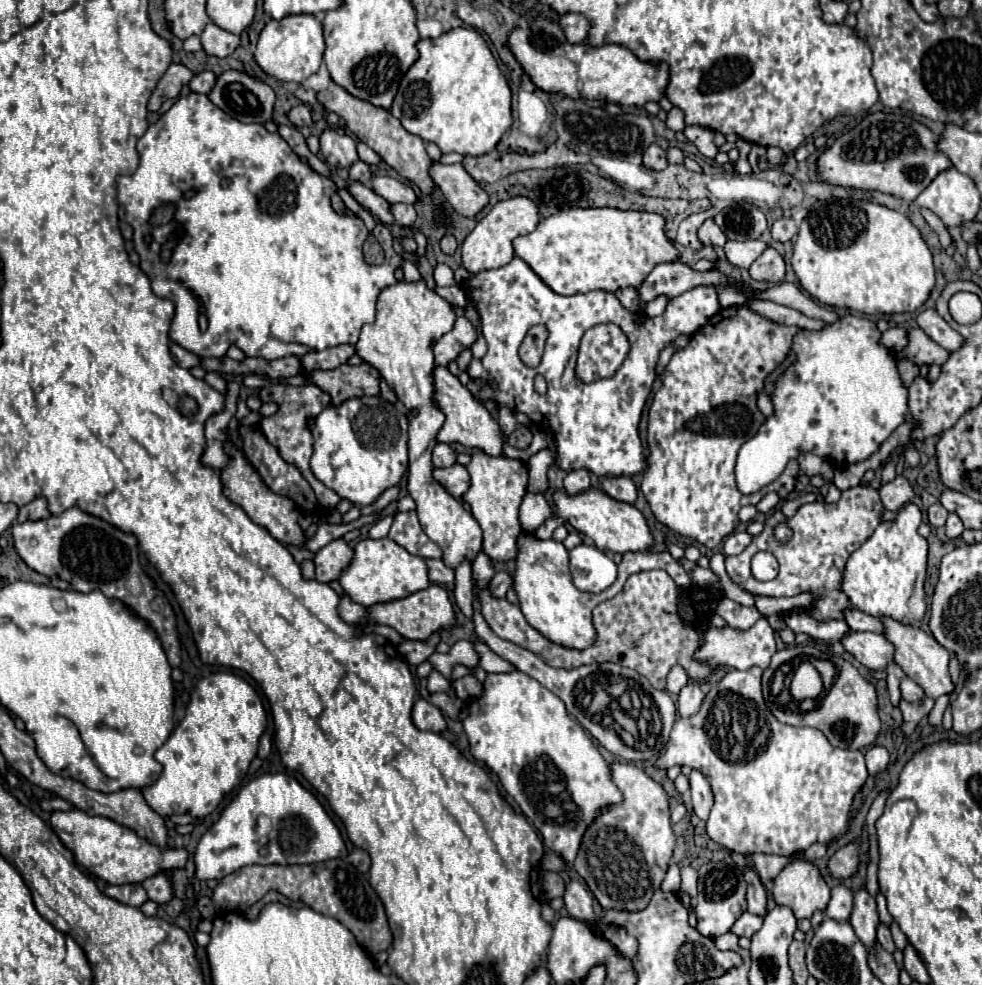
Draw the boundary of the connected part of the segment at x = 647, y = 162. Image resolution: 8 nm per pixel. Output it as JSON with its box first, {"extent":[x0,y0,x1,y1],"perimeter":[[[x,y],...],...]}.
{"extent":[643,145,667,171],"perimeter":[[[649,145],[647,151],[643,153],[643,165],[653,171],[663,171],[667,167],[665,149],[661,149],[659,145]]]}

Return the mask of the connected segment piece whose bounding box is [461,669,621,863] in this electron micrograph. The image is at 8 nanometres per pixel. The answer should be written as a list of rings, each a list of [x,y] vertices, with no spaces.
[[[519,669],[511,673],[487,673],[483,695],[467,703],[467,717],[461,723],[469,739],[469,753],[499,777],[507,795],[513,797],[521,813],[541,833],[545,847],[561,855],[567,863],[573,863],[587,825],[599,815],[601,807],[619,803],[621,793],[611,781],[609,763],[601,757],[585,729],[569,717],[563,701]]]

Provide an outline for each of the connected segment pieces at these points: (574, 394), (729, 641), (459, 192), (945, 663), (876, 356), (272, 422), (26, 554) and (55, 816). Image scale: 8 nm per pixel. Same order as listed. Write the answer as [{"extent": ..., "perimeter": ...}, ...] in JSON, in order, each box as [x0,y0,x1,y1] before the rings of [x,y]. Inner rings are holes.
[{"extent":[463,257,721,477],"perimeter":[[[513,257],[507,265],[503,265],[499,269],[481,271],[481,273],[473,275],[463,285],[463,291],[467,293],[467,297],[471,297],[471,301],[475,303],[475,307],[481,315],[481,329],[483,329],[483,337],[487,339],[487,353],[483,355],[481,363],[483,363],[485,371],[489,373],[489,377],[495,381],[495,387],[491,387],[485,379],[471,379],[467,383],[467,389],[471,391],[471,395],[479,403],[485,403],[487,399],[491,399],[497,405],[507,405],[509,409],[511,409],[511,399],[513,399],[513,405],[515,405],[517,413],[525,413],[531,421],[550,429],[555,435],[557,465],[563,471],[587,469],[587,471],[595,473],[597,477],[603,477],[603,475],[613,475],[613,477],[629,475],[629,477],[633,477],[633,475],[643,473],[647,469],[647,457],[645,457],[643,443],[641,443],[641,437],[639,437],[639,421],[641,421],[645,401],[651,393],[651,385],[655,381],[655,365],[657,365],[659,353],[675,337],[695,333],[699,327],[703,327],[707,323],[707,319],[711,315],[715,315],[721,309],[721,305],[717,301],[717,291],[709,285],[699,285],[699,287],[693,287],[693,289],[673,297],[669,301],[665,313],[659,315],[659,317],[647,317],[647,315],[641,315],[641,313],[633,313],[633,311],[625,309],[619,303],[615,293],[607,293],[607,291],[589,291],[585,295],[571,295],[571,297],[557,295],[519,257]],[[609,321],[617,323],[625,331],[625,335],[631,341],[631,351],[629,351],[627,359],[623,361],[621,369],[617,371],[617,375],[613,375],[611,379],[593,381],[593,383],[587,385],[587,383],[583,383],[575,377],[575,361],[577,361],[579,341],[581,341],[581,337],[587,329],[595,327],[597,323],[609,323]],[[537,323],[543,323],[547,327],[549,335],[547,335],[541,365],[537,369],[531,369],[531,367],[521,363],[521,359],[517,355],[517,349],[519,349],[527,329],[531,325],[537,325]],[[537,373],[543,375],[547,385],[549,385],[545,397],[541,397],[533,389],[533,379],[535,379]]]},{"extent":[697,617,777,669],"perimeter":[[[761,617],[747,631],[737,631],[733,627],[717,629],[717,627],[713,627],[713,625],[705,623],[705,621],[701,625],[705,625],[705,629],[703,629],[705,643],[697,651],[697,659],[709,661],[711,665],[725,665],[725,667],[733,667],[733,669],[749,669],[749,667],[757,665],[761,669],[767,669],[767,665],[771,663],[771,657],[773,657],[773,653],[777,649],[775,647],[775,631],[767,623],[767,617]]]},{"extent":[429,161,489,217],"perimeter":[[[433,161],[429,167],[429,177],[443,191],[445,199],[465,217],[475,217],[489,201],[487,193],[463,169],[461,163],[443,165]]]},{"extent":[879,617,955,699],"perimeter":[[[879,617],[883,621],[883,625],[887,625],[887,633],[885,637],[895,645],[895,663],[905,671],[905,675],[909,679],[913,679],[927,697],[937,699],[943,693],[951,693],[955,689],[951,677],[949,677],[949,651],[943,649],[935,637],[927,635],[923,629],[919,627],[911,627],[911,625],[903,625],[895,619],[889,617]]]},{"extent":[735,315,911,495],"perimeter":[[[843,315],[839,321],[829,323],[819,331],[799,329],[793,337],[793,353],[795,363],[777,377],[775,391],[771,393],[773,415],[767,417],[759,431],[739,449],[735,477],[743,495],[757,493],[761,487],[775,481],[783,473],[785,465],[805,451],[833,461],[835,467],[861,463],[881,447],[907,415],[911,415],[907,405],[907,387],[897,371],[895,355],[881,345],[877,323],[857,315]]]},{"extent":[259,383,341,511],"perimeter":[[[273,383],[271,387],[263,387],[259,391],[259,399],[261,399],[261,403],[271,403],[273,401],[279,407],[275,411],[275,415],[265,417],[259,423],[259,429],[265,435],[265,439],[273,447],[277,447],[277,451],[281,453],[281,457],[285,461],[291,461],[291,465],[299,467],[303,477],[307,477],[309,485],[313,487],[319,505],[325,511],[335,509],[335,505],[341,501],[341,497],[335,491],[331,491],[329,487],[325,487],[321,481],[317,481],[315,475],[309,469],[309,459],[311,459],[311,453],[313,453],[313,437],[311,437],[311,429],[309,429],[309,419],[315,419],[327,405],[331,405],[331,397],[313,383],[307,383],[307,385],[301,385],[301,387],[291,387],[291,385],[285,385],[285,383]]]},{"extent":[11,507,181,667],"perimeter":[[[77,507],[77,517],[67,509],[67,517],[59,519],[39,519],[15,523],[11,527],[15,539],[15,551],[19,557],[41,575],[57,575],[67,581],[75,591],[89,593],[93,589],[103,591],[109,599],[125,601],[139,617],[147,619],[151,627],[161,637],[163,649],[171,667],[181,663],[181,643],[177,637],[177,617],[167,597],[155,589],[149,575],[143,575],[139,563],[139,543],[131,533],[117,529],[115,525],[93,517]]]},{"extent":[47,809,187,885],"perimeter":[[[71,809],[67,813],[53,811],[47,825],[57,833],[61,843],[73,853],[75,863],[89,873],[95,873],[109,885],[125,885],[125,883],[141,883],[143,879],[163,871],[163,869],[179,869],[187,863],[185,849],[161,849],[155,847],[135,831],[107,819],[107,817],[91,817],[79,809]]]}]

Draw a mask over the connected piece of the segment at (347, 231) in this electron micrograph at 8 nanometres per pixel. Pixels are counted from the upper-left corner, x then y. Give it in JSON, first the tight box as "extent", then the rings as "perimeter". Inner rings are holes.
{"extent":[117,93,401,357],"perimeter":[[[189,93],[185,97],[179,97],[171,109],[167,113],[163,113],[159,117],[157,123],[149,125],[147,133],[139,139],[137,143],[137,151],[141,155],[141,163],[139,169],[129,175],[129,177],[117,177],[117,201],[119,201],[119,213],[121,219],[127,221],[133,231],[133,243],[135,243],[135,251],[141,257],[141,271],[151,279],[151,287],[153,293],[159,295],[161,299],[169,299],[175,305],[175,315],[171,319],[171,327],[169,327],[169,339],[175,341],[177,345],[185,347],[187,351],[195,353],[199,357],[223,357],[230,345],[227,345],[227,335],[231,329],[241,329],[243,337],[249,337],[257,343],[265,343],[265,341],[283,341],[283,343],[299,343],[299,345],[307,345],[309,349],[315,351],[323,351],[327,347],[335,347],[341,343],[351,343],[355,345],[361,327],[365,323],[373,321],[373,309],[375,309],[375,299],[379,297],[379,291],[387,285],[397,283],[395,279],[395,269],[401,267],[401,255],[393,251],[391,247],[391,233],[383,223],[377,223],[373,229],[375,239],[381,243],[383,253],[385,253],[385,261],[377,267],[371,267],[363,261],[363,253],[361,253],[361,245],[367,239],[369,231],[365,227],[365,223],[359,217],[341,217],[333,211],[329,197],[335,193],[335,183],[329,177],[323,177],[315,171],[311,171],[293,151],[291,147],[277,135],[277,133],[269,133],[263,125],[259,123],[241,123],[233,117],[229,117],[227,113],[223,113],[219,107],[215,107],[207,95],[201,93]],[[163,201],[173,201],[177,211],[171,223],[161,225],[161,227],[151,227],[149,225],[149,215],[163,205]],[[145,233],[153,235],[153,243],[147,247],[147,243],[143,241]],[[177,237],[171,261],[163,265],[161,261],[161,247],[165,241],[171,241]]]}

